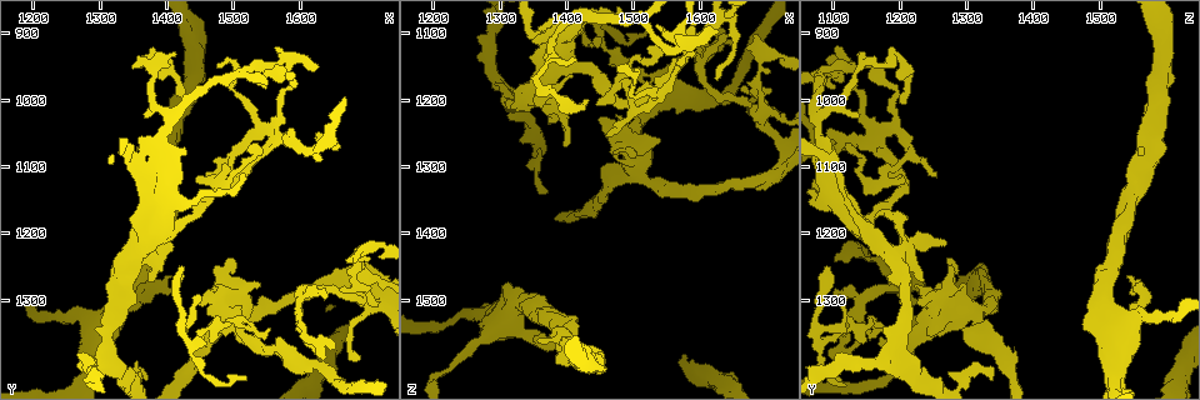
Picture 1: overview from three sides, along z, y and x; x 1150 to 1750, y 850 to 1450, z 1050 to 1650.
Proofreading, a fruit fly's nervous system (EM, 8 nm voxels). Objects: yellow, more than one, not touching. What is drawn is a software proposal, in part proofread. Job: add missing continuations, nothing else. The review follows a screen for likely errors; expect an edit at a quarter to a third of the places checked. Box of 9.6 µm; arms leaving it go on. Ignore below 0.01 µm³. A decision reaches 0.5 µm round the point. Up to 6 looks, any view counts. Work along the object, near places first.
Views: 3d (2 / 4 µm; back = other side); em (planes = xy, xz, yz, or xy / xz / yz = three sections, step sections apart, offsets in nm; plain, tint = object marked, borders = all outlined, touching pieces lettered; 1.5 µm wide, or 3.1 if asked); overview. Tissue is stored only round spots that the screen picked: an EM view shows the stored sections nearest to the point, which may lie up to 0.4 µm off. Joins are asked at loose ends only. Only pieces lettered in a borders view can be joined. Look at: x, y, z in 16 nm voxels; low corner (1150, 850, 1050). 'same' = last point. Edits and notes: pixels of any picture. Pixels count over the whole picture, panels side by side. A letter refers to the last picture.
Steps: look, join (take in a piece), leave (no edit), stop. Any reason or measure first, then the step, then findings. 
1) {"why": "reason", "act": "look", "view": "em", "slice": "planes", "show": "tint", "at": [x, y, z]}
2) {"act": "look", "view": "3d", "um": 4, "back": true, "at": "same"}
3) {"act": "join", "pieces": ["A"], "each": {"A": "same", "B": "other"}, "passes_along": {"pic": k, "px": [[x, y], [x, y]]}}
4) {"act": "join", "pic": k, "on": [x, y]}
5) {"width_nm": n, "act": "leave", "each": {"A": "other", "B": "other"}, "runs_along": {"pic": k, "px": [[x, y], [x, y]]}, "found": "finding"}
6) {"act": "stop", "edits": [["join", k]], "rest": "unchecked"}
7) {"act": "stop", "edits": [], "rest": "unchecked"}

{"why": "free end", "act": "look", "view": "3d", "um": 4, "at": [1595, 980, 1125]}

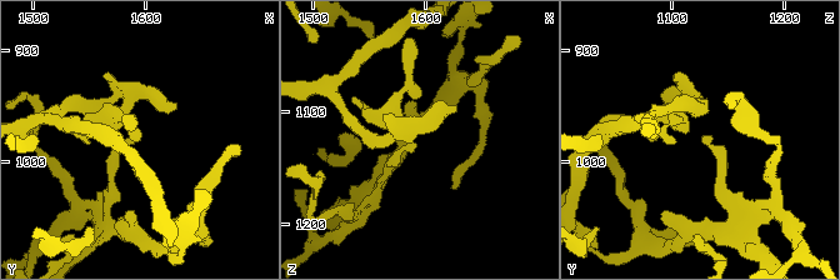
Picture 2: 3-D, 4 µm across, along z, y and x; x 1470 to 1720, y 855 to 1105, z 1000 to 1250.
{"why": "now the EM", "act": "look", "view": "em", "slice": "planes", "show": "plain", "at": [1590, 978, 1128]}

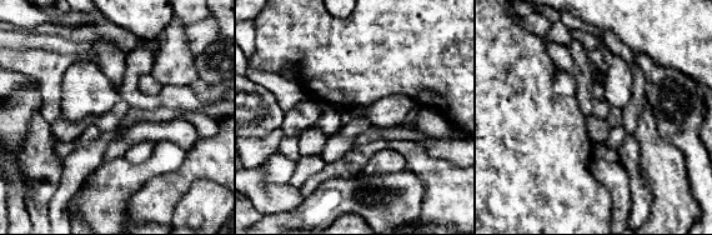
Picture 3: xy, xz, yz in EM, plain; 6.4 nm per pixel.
{"why": "see the neighbours", "act": "look", "view": "em", "slice": "planes", "show": "borders", "at": "same"}

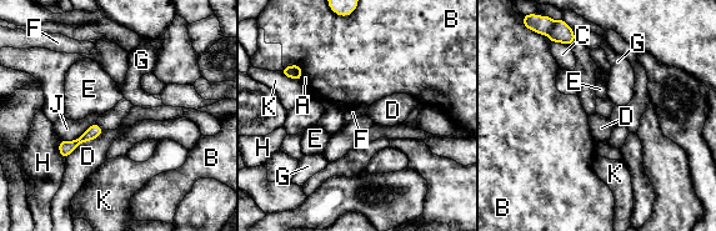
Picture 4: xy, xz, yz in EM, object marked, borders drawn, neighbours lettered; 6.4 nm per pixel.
{"width_nm": 90, "act": "leave", "each": {"A": "other", "B": "other", "C": "other", "D": "other", "E": "other", "F": "other", "G": "other", "H": "other", "J": "other", "K": "other"}, "border": {"pic": 4, "px": [[95, 122], [75, 139], [60, 140]]}, "found": "no lettered piece goes on from it"}

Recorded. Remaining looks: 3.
{"why": "branch stops here", "act": "look", "view": "em", "slice": "yz", "step": 8, "show": "tint", "at": [1505, 1240, 1275]}

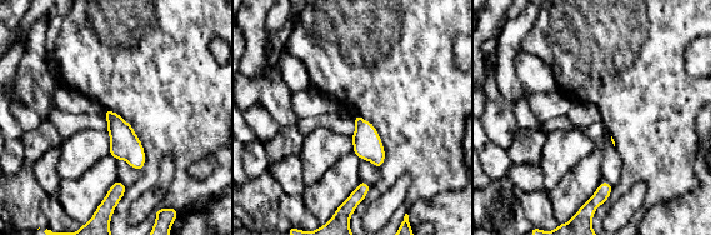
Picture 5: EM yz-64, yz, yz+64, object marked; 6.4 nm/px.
{"act": "look", "view": "em", "slice": "planes", "show": "borders", "at": "same"}

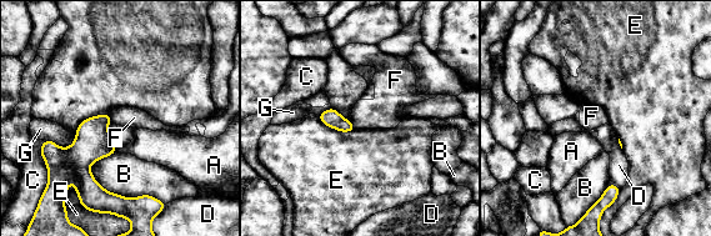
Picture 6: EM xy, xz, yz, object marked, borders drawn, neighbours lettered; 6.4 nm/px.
{"act": "leave", "each": {"A": "other", "B": "other", "C": "other", "D": "other", "E": "other", "F": "other", "G": "other"}, "border": {"pic": 6, "px": [[108, 114], [111, 121]]}, "found": "none of them fits"}

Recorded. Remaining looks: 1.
{"why": "long arm stops here", "act": "look", "view": "em", "slice": "planes", "show": "borders", "at": [1370, 1415, 1345]}

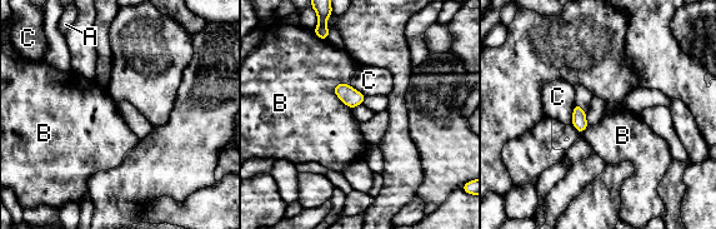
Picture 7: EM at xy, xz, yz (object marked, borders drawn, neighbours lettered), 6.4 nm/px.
{"longest_contact_nm": ["B", 200], "act": "leave", "each": {"A": "other", "B": "other", "C": "other"}, "border": {"pic": 7, "px": [[338, 81], [334, 93], [351, 109]]}, "found": "none of them fits"}

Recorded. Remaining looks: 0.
{"act": "stop", "edits": [], "rest": "unchecked"}

